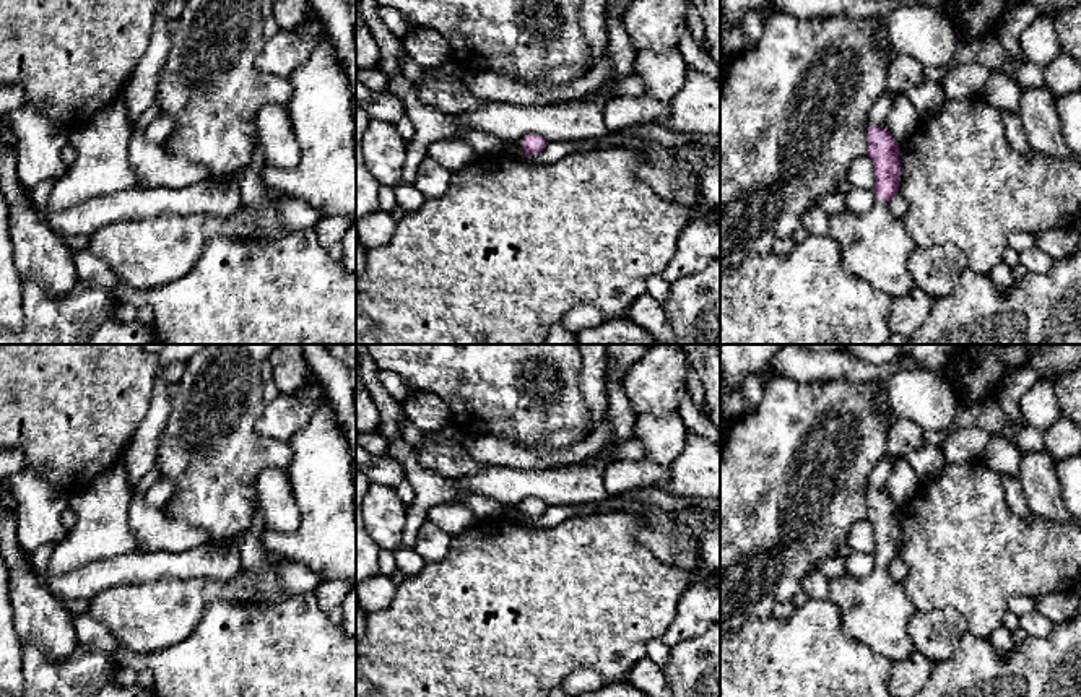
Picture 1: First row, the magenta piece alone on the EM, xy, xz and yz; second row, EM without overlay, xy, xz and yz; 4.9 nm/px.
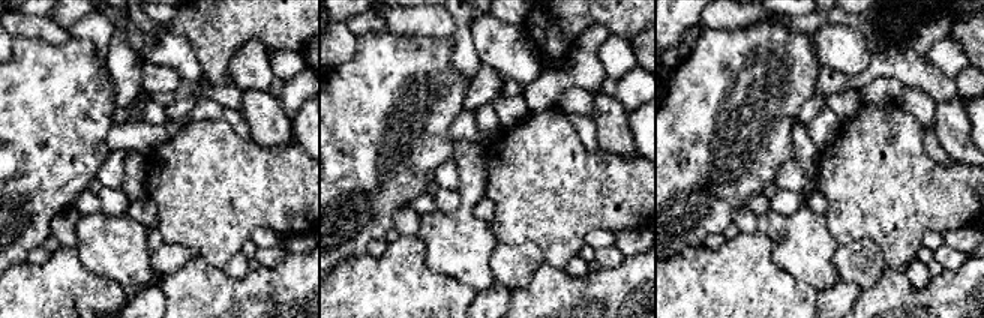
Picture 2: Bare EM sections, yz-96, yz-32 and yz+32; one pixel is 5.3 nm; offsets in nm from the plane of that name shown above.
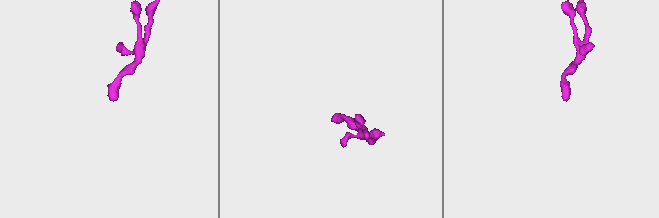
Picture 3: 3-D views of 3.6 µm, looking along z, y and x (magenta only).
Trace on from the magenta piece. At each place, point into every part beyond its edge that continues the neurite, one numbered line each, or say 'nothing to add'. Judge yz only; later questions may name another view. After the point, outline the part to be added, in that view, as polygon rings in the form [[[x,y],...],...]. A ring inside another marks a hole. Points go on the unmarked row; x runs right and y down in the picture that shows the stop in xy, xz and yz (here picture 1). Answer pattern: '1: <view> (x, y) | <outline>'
1: yz (875, 610) | [[[876,562],[875,570],[863,578],[842,575],[829,582],[829,598],[839,609],[844,634],[892,661],[901,661],[915,652],[907,632],[910,619],[917,611],[910,603],[904,583],[889,577],[889,567]]]

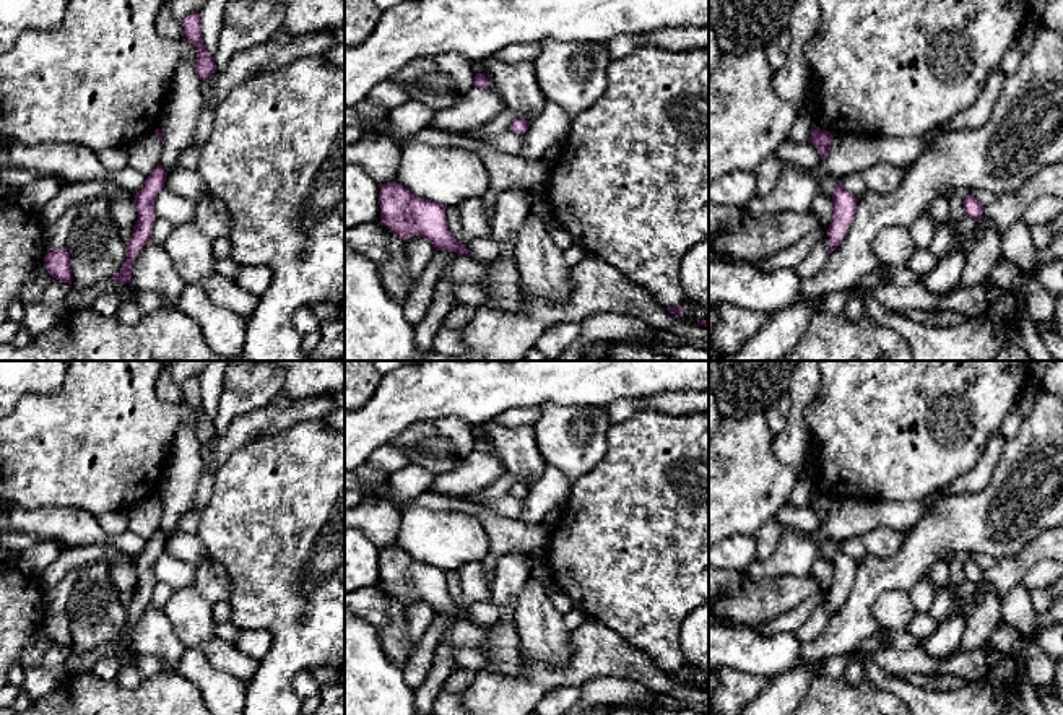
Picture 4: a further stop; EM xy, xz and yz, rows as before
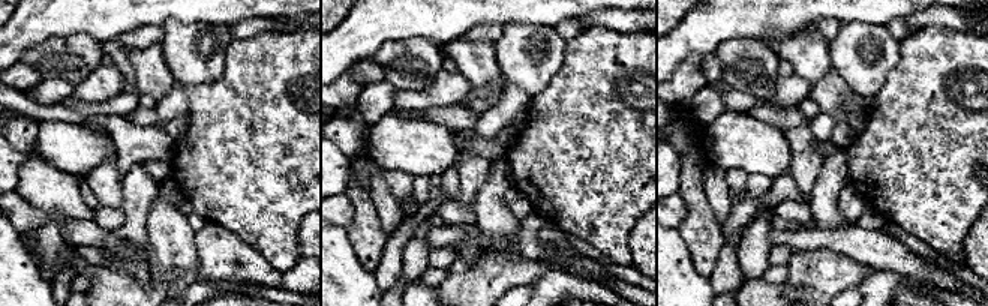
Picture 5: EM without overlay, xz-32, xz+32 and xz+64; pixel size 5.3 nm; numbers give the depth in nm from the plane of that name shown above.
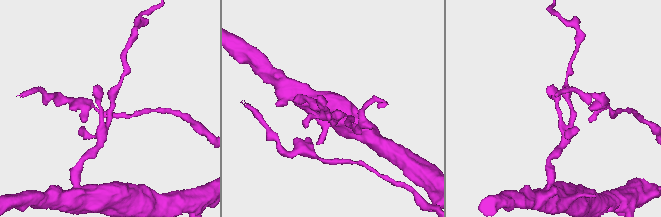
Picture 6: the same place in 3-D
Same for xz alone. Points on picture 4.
nothing to add

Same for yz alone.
nothing to add

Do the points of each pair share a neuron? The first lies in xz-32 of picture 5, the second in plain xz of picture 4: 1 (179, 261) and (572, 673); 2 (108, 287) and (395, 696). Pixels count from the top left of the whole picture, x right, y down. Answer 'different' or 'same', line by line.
1: different
2: different

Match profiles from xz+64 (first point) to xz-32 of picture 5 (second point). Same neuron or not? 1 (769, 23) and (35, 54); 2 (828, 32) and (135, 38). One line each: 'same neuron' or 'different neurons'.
1: different neurons
2: same neuron

